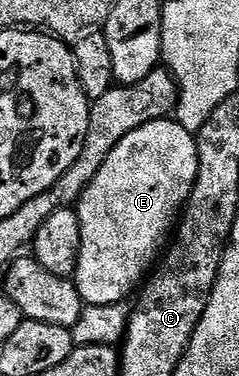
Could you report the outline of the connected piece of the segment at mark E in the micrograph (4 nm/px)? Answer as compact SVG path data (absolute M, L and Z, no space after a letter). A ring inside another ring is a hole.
M176 119L152 120L149 124L127 134L115 145L95 179L82 193L75 208L81 223L81 245L75 283L77 293L86 305L105 307L108 304L119 304L126 299L124 296L132 294L133 287L135 292L154 267L166 243L165 235L169 231L169 235L174 231L196 181L197 141L194 133L177 123Z

